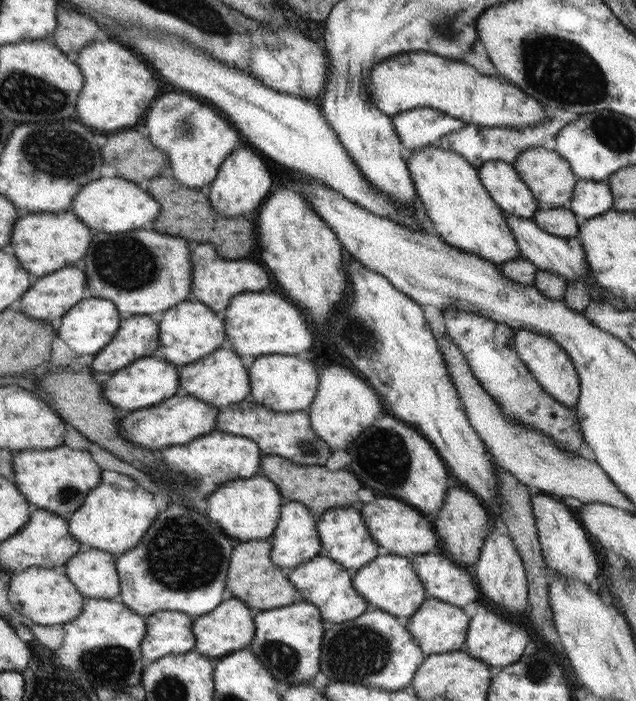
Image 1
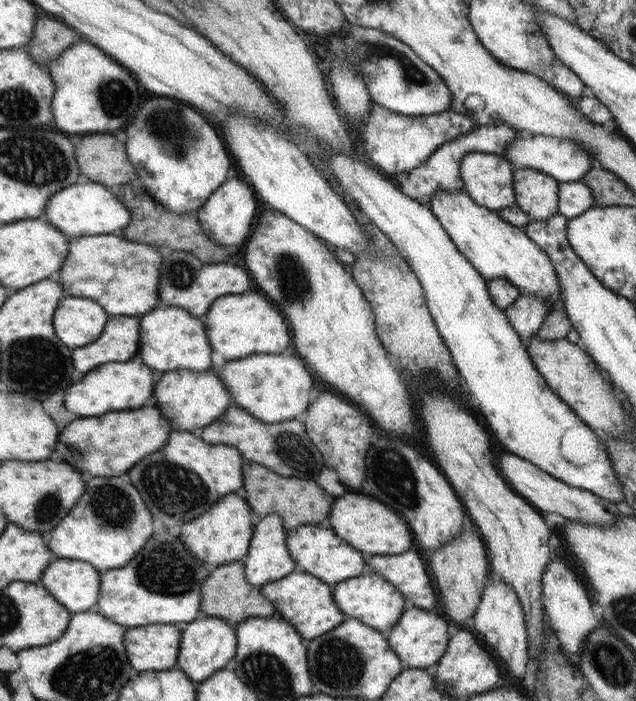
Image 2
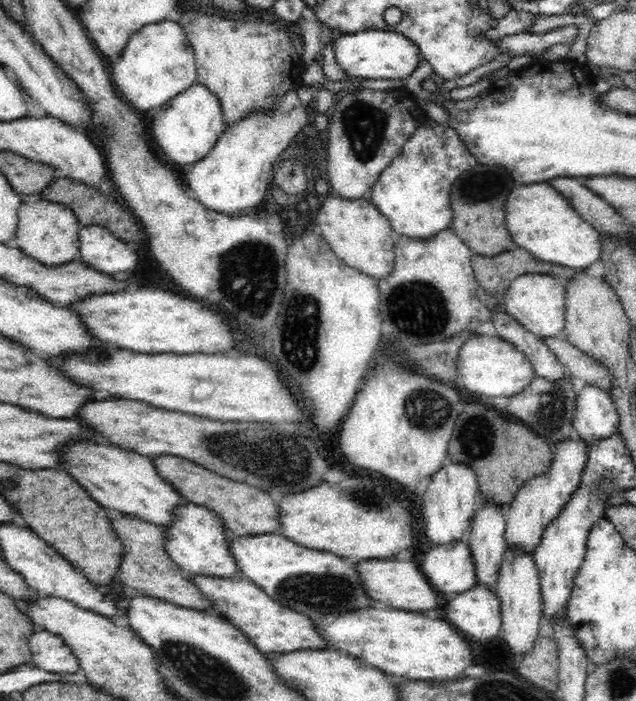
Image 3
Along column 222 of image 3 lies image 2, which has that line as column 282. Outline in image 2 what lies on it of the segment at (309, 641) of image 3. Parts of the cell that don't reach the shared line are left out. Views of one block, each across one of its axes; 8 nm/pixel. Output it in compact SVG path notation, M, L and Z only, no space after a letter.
M299 569L285 579L262 586L261 592L273 601L277 615L294 625L306 642L332 631L346 619L345 613L337 607L334 600L333 586Z

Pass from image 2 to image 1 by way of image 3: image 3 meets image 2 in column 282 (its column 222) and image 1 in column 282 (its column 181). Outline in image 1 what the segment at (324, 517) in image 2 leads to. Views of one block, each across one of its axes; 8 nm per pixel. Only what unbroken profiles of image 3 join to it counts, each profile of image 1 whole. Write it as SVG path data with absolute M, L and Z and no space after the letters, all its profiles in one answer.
M265 454L261 456L260 473L277 484L278 491L285 500L305 504L311 513L317 516L334 508L350 508L360 504L358 492L360 488L364 488L362 480L348 470L343 468L332 471L326 466L299 465L281 456Z

